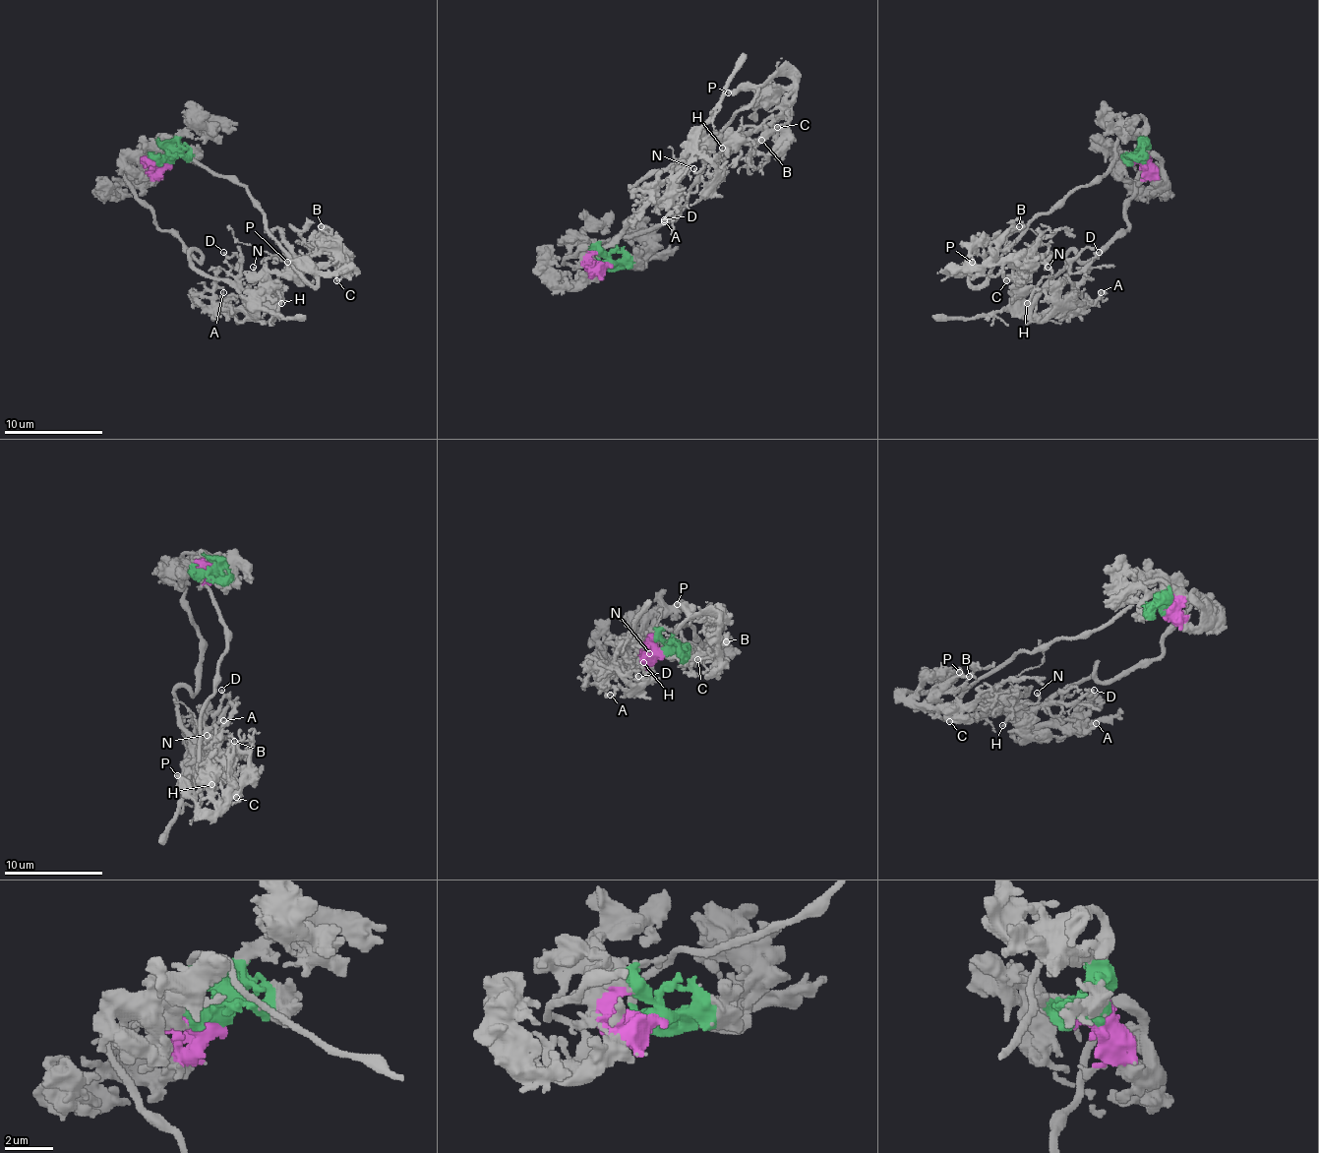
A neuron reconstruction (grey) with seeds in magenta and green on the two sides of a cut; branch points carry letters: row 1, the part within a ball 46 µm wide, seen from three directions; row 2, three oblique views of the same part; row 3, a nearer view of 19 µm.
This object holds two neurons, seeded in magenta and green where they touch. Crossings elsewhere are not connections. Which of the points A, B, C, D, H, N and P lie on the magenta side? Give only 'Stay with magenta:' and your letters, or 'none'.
Stay with magenta: A, D, H, N

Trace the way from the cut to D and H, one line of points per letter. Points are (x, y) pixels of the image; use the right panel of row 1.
D: (1144, 160), (1136, 160), (1128, 227), (1084, 262), (1072, 249), (1049, 281), (1061, 281), (1099, 252)
H: (1144, 160), (1136, 160), (1128, 227), (1082, 262), (1072, 249), (1059, 272), (1025, 299), (1030, 286), (1027, 304)

